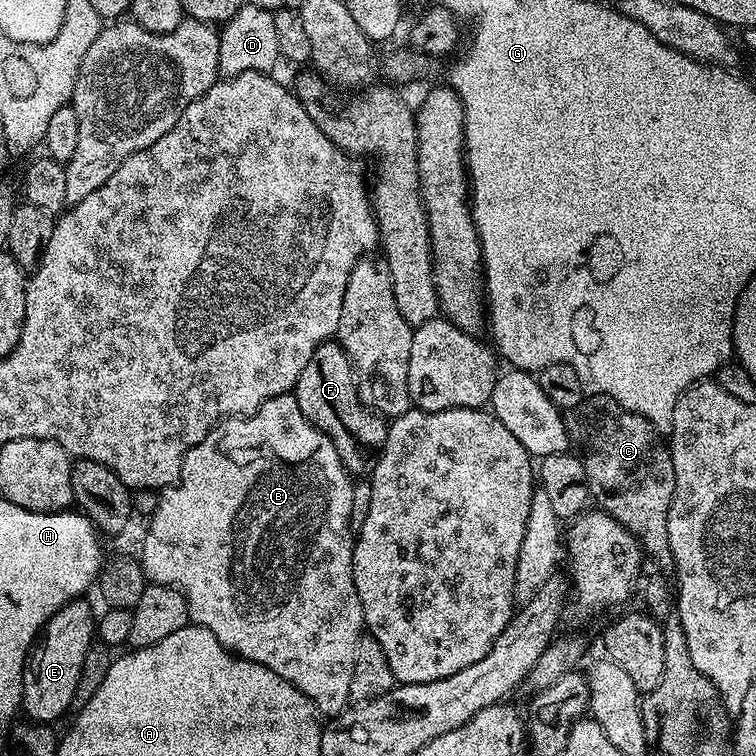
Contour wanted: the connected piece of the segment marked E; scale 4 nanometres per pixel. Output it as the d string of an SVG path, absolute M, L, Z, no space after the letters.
M77 598L61 606L36 637L28 662L24 665L24 694L22 712L29 721L51 725L65 711L71 709L74 690L78 690L78 678L82 674L82 662L86 650L90 650L98 632L98 616L87 604L87 599Z

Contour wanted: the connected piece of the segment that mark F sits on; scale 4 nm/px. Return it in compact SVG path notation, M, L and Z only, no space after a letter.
M330 339L317 346L310 362L306 362L306 370L302 370L298 378L294 395L308 421L332 439L334 450L338 450L338 458L342 458L342 466L349 476L364 478L376 469L388 437L389 421L361 402L352 361L339 342Z

